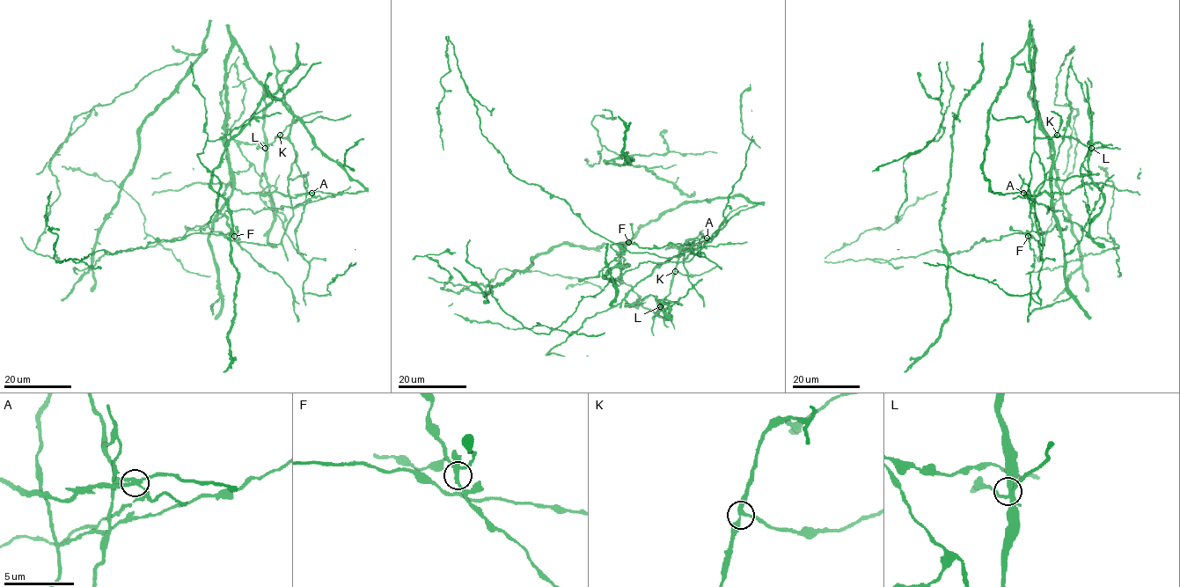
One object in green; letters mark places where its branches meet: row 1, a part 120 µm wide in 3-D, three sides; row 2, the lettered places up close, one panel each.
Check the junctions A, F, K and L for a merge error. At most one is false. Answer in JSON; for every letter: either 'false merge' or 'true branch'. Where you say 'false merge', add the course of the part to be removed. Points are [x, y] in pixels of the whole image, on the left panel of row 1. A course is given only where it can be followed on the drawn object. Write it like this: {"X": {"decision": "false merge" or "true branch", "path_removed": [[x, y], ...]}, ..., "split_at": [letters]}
{"A": {"decision": "false merge"}, "F": {"decision": "true branch"}, "K": {"decision": "true branch"}, "L": {"decision": "true branch"}, "split_at": ["A"]}

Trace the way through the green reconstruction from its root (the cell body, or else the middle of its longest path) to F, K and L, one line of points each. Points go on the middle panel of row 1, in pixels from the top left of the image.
F: (665, 262), (689, 261), (761, 203), (684, 201), (620, 245), (622, 267), (611, 245), (628, 242)
K: (665, 262), (689, 261), (703, 247), (700, 245), (702, 241), (681, 252), (675, 271)
L: (665, 262), (689, 261), (703, 247), (700, 245), (702, 241), (681, 252), (670, 293), (660, 306)

